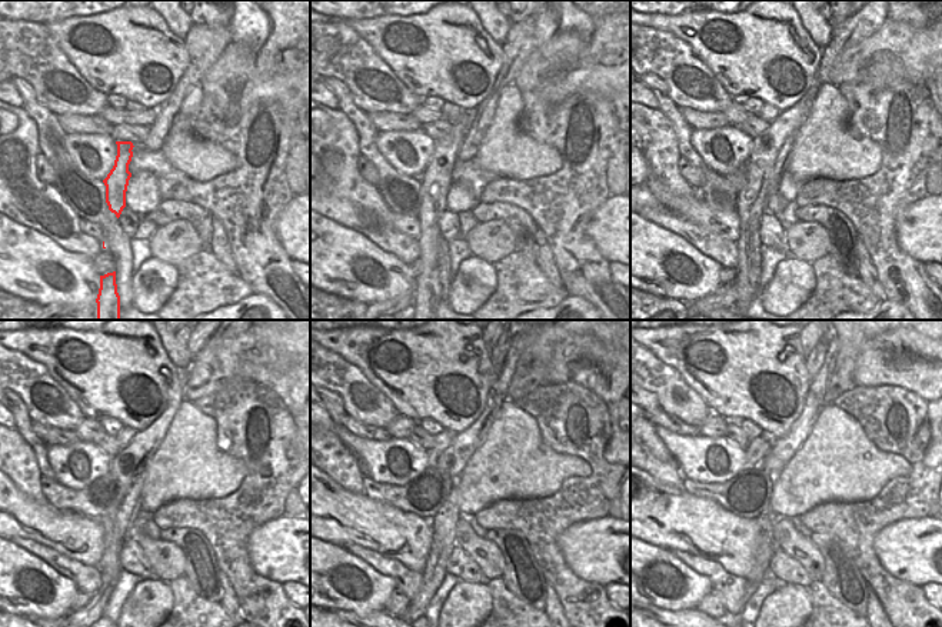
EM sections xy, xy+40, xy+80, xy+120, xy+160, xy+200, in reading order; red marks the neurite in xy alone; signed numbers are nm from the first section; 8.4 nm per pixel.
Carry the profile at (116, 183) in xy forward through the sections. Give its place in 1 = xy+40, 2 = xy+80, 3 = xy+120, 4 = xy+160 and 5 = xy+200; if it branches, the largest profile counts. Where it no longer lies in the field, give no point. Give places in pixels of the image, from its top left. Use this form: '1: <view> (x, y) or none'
1: xy+40 (436, 179)
2: xy+80 (765, 147)
3: xy+120 (127, 464)
4: xy+160 (452, 462)
5: xy+200 (782, 450)

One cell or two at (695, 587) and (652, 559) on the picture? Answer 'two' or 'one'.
one

